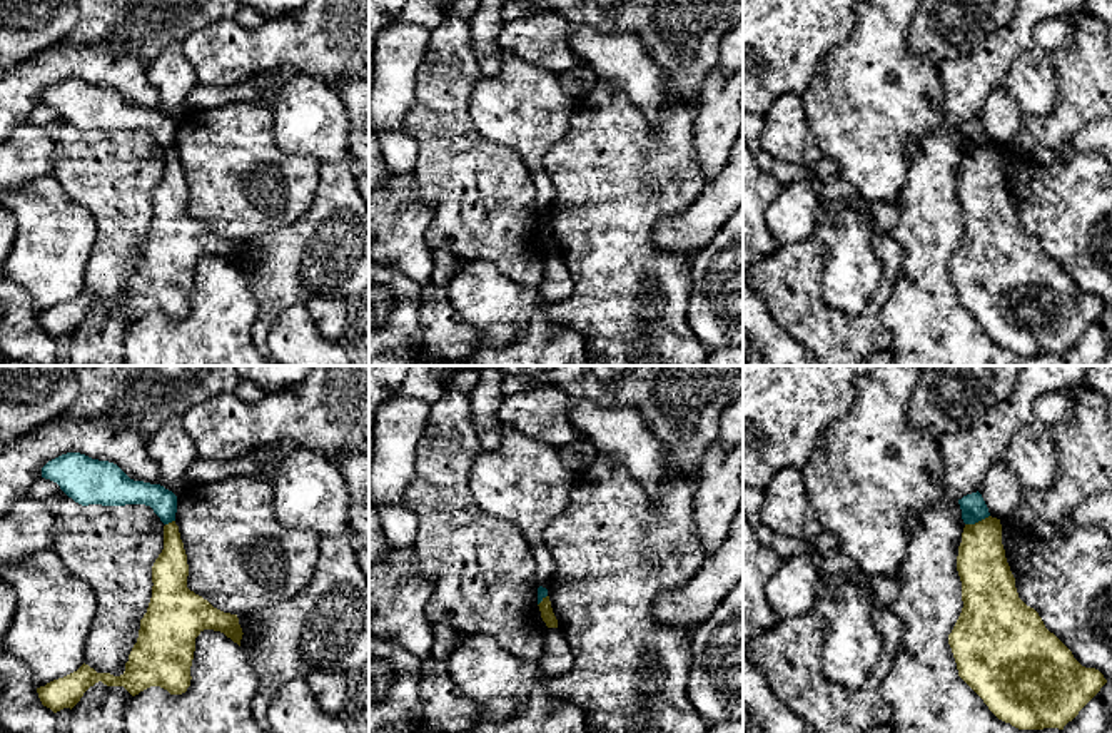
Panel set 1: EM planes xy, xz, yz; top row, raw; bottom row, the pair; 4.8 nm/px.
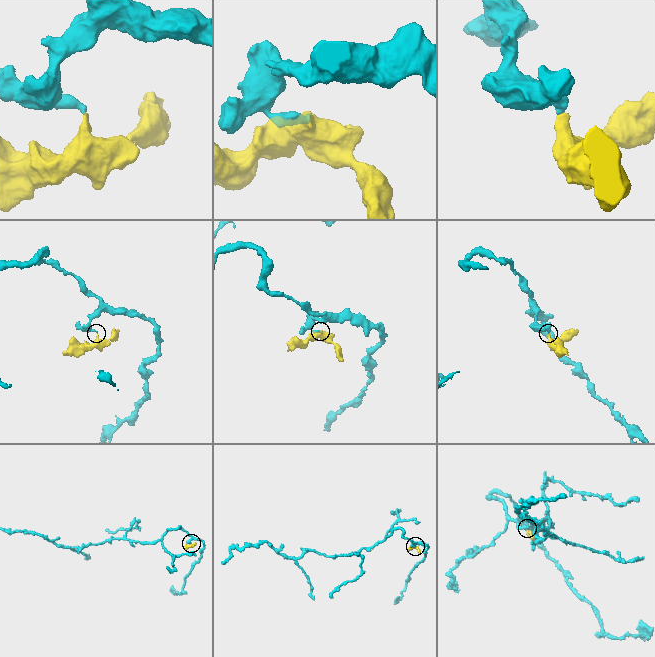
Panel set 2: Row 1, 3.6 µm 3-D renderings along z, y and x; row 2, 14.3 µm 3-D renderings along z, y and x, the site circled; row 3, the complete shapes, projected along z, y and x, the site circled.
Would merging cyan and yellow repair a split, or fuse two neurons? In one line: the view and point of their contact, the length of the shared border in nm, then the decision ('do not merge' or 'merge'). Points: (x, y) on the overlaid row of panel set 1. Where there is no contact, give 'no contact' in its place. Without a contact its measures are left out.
yz (977, 521) | 130 nm | do not merge

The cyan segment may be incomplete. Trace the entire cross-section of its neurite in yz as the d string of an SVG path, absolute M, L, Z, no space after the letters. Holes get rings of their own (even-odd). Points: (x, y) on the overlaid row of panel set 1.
M978 491L963 496L962 499L958 499L958 504L965 524L975 524L990 516L988 508Z

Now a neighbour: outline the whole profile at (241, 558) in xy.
M250 476L187 483L177 496L175 524L187 554L187 588L230 614L296 596L321 553L321 536L279 523L270 483Z

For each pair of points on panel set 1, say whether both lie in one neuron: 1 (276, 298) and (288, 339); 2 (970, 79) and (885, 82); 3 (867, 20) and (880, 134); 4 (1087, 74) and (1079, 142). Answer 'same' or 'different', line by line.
1: different
2: different
3: same
4: different

